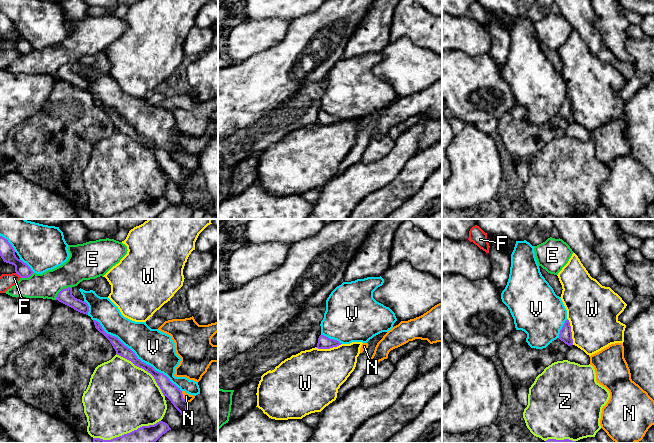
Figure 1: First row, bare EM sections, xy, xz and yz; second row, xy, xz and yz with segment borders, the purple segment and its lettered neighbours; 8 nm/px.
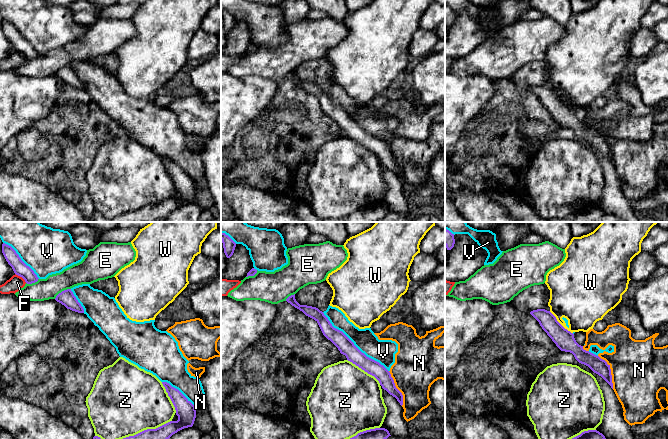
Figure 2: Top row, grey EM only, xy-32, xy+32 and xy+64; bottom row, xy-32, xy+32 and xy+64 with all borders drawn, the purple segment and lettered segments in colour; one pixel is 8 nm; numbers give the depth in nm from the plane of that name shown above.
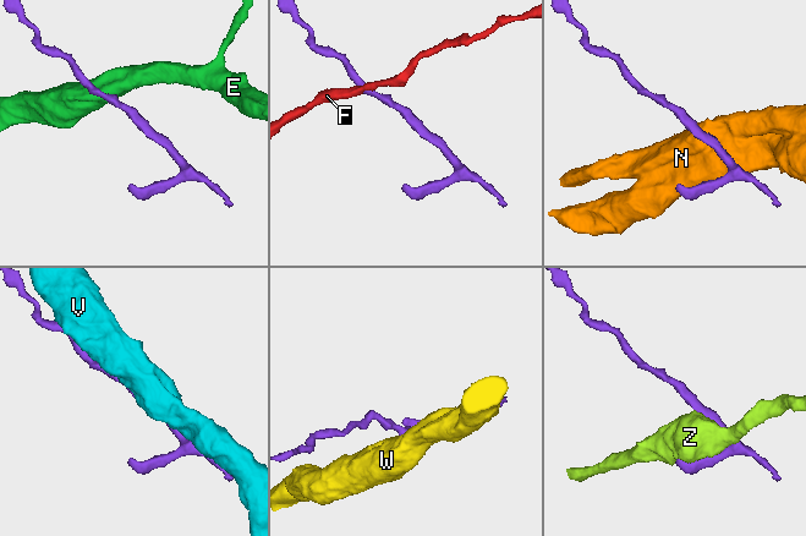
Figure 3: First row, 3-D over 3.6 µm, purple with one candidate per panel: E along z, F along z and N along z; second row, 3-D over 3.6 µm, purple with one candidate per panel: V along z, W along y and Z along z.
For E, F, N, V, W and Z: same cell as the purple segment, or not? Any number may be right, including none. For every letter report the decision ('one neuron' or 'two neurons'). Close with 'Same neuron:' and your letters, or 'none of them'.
E: two neurons
F: two neurons
N: two neurons
V: two neurons
W: two neurons
Z: two neurons
Same neuron: none of them

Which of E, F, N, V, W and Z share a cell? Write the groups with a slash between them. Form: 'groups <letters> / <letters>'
groups E / F / N / V / W / Z

